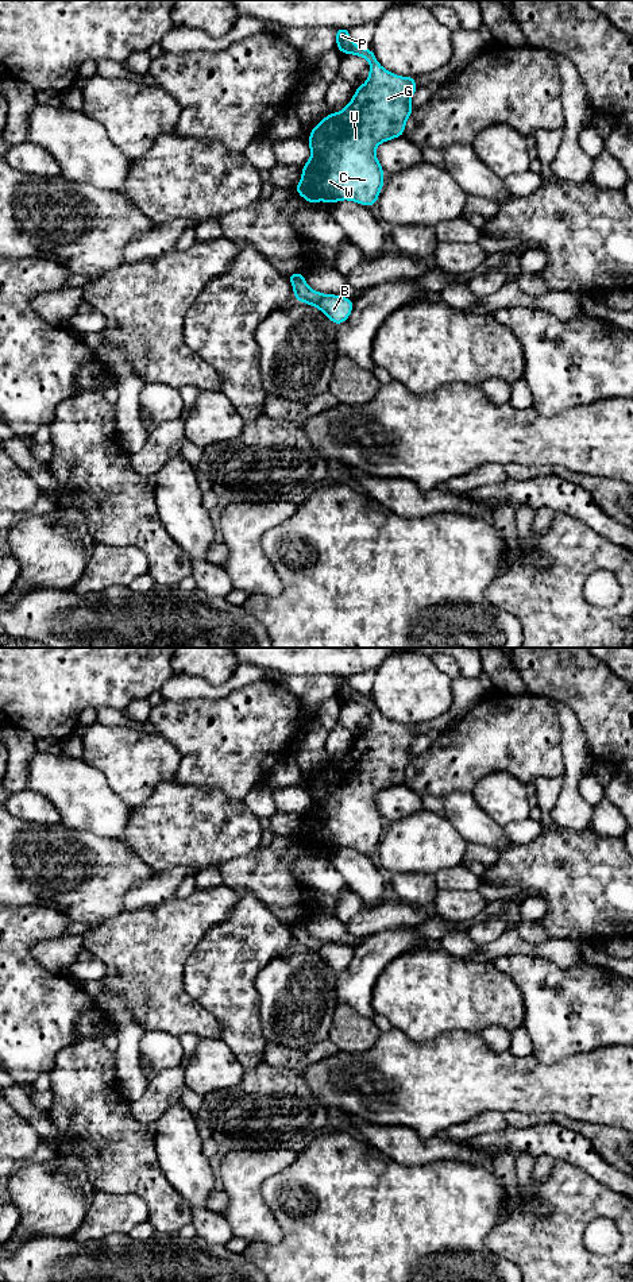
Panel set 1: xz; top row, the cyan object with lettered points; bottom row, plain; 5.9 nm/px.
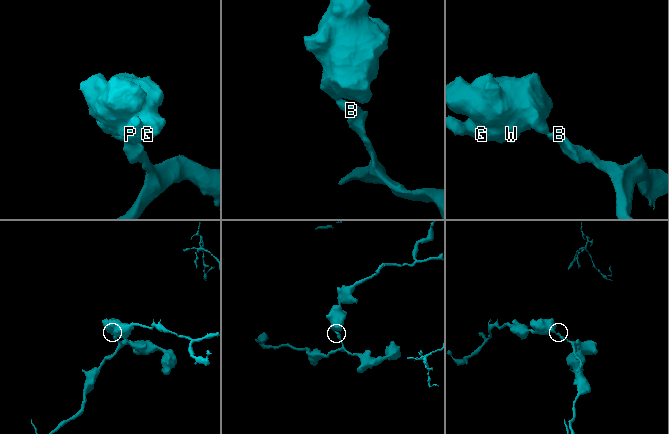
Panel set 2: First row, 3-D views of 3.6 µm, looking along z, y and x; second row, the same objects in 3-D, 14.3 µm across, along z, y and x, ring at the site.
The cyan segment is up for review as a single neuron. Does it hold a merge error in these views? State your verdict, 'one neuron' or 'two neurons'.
two neurons

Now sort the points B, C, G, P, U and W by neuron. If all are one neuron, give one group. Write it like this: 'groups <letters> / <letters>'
groups B / C G P U W

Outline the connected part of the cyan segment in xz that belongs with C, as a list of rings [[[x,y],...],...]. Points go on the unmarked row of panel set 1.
[[[335,676],[336,695],[343,703],[352,702],[370,710],[367,729],[355,737],[343,758],[327,762],[310,776],[310,807],[302,814],[301,829],[294,838],[309,852],[325,849],[329,853],[350,847],[374,854],[385,833],[383,816],[377,806],[378,792],[404,784],[408,765],[414,758],[412,744],[417,740],[416,725],[401,725],[379,713],[371,696],[360,695],[350,686],[350,676]]]

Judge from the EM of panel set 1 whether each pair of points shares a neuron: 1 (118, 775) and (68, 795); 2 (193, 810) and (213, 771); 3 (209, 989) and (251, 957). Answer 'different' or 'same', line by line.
1: different
2: different
3: same

